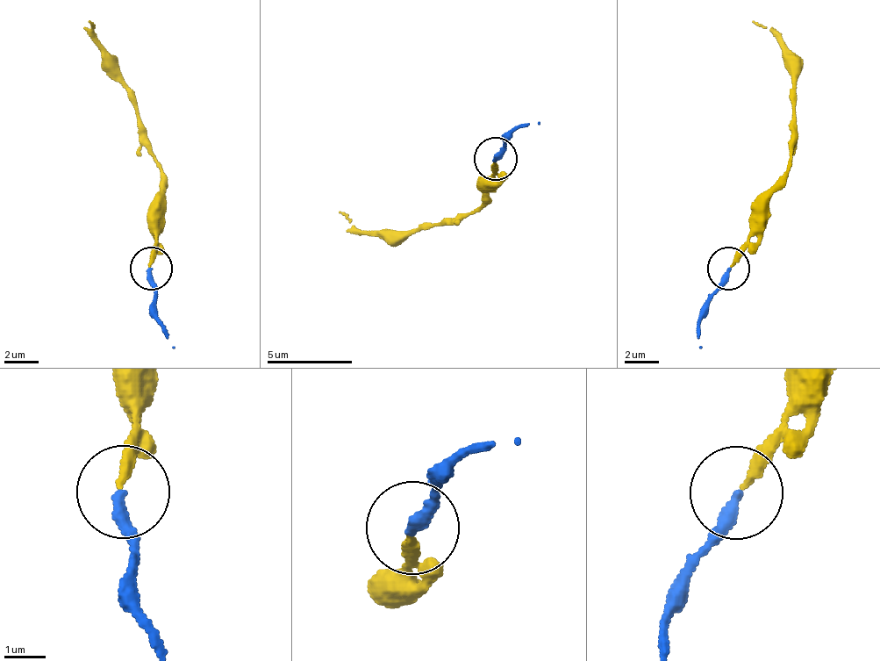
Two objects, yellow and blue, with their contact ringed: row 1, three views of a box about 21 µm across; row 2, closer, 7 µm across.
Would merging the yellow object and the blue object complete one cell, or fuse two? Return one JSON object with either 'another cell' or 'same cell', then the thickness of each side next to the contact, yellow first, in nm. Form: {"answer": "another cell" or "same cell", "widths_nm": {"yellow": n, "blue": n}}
{"answer": "same cell", "widths_nm": {"yellow": 240, "blue": 280}}

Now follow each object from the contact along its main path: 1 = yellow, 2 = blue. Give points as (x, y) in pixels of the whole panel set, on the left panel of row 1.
1: (151, 265), (158, 231), (158, 201), (165, 184), (130, 86), (89, 22)
2: (151, 269), (156, 320), (174, 346)

